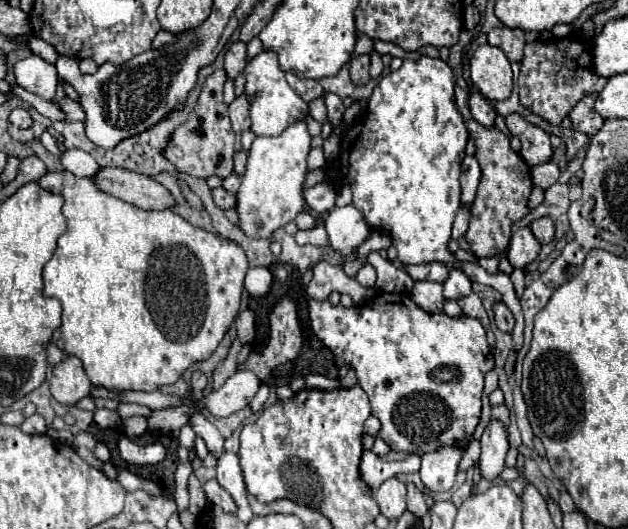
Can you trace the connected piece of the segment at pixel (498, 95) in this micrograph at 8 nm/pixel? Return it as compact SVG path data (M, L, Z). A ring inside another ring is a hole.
M489 43L477 47L471 61L471 81L489 99L503 101L511 95L513 75L505 53Z

